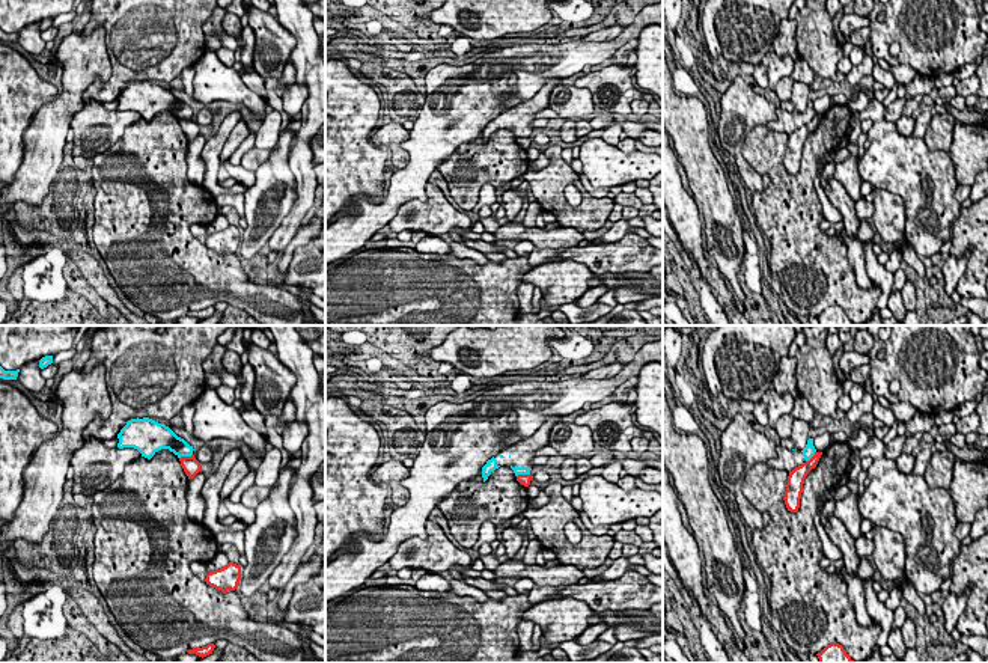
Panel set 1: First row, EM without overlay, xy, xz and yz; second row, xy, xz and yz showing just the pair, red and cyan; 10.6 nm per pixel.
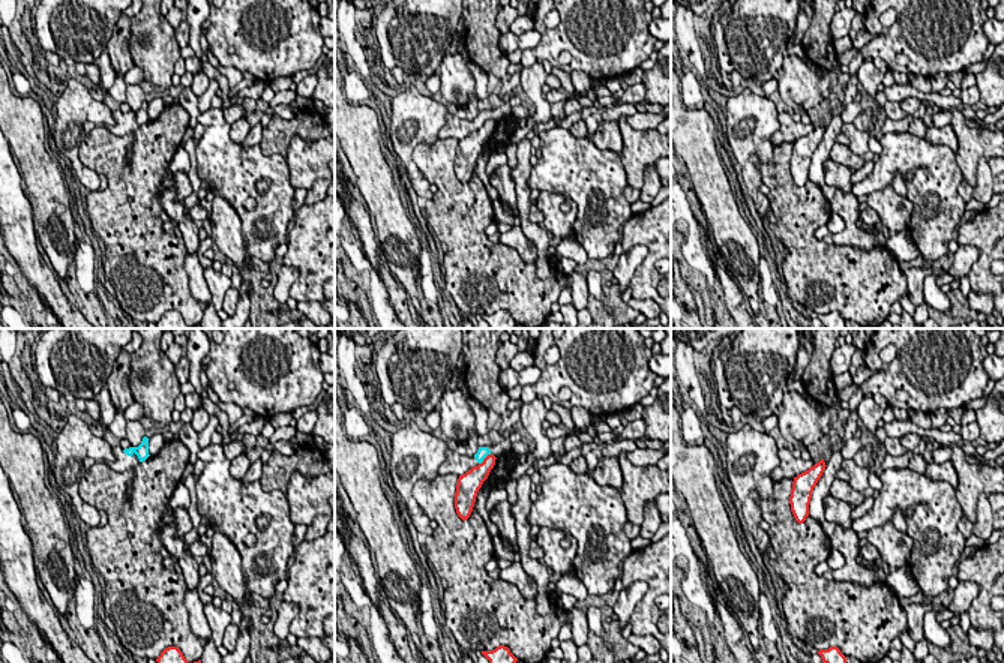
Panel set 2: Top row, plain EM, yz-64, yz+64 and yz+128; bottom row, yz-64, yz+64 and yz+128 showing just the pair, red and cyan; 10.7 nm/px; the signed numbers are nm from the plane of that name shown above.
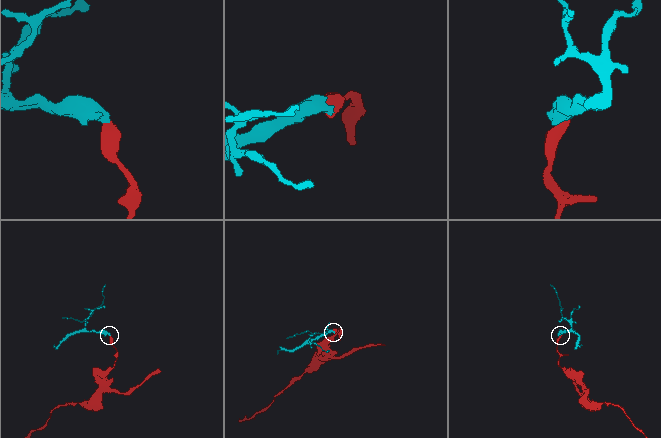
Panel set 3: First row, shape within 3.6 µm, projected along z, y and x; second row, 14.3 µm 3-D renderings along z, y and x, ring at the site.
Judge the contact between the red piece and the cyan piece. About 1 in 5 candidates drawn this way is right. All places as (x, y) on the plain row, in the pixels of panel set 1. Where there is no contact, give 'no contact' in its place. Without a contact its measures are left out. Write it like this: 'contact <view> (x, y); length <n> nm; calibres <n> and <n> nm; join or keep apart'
contact xy (186, 119); length 150 nm; calibres 180 and 190 nm; keep apart

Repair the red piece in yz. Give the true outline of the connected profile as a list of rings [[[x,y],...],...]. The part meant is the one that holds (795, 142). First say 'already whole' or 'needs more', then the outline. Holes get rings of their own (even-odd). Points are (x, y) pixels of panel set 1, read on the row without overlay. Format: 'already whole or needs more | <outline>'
already whole | [[[815,115],[815,118],[809,124],[803,125],[801,128],[789,134],[786,154],[783,160],[788,173],[791,175],[798,173],[804,142],[807,136],[816,130],[821,118],[822,115]]]

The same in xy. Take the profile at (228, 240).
already whole | [[[229,225],[226,229],[206,237],[206,247],[226,256],[229,252],[235,253],[241,243],[241,229]]]

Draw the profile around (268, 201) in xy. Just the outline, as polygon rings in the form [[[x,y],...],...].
[[[285,127],[270,158],[255,173],[255,184],[244,193],[247,228],[241,232],[239,252],[253,258],[270,241],[291,212],[295,178],[289,169],[291,142],[297,133]]]

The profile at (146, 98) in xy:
[[[149,80],[131,81],[117,96],[117,110],[134,110],[142,119],[151,122],[158,113],[169,112],[178,121],[191,119],[193,108],[178,99],[169,89]]]

